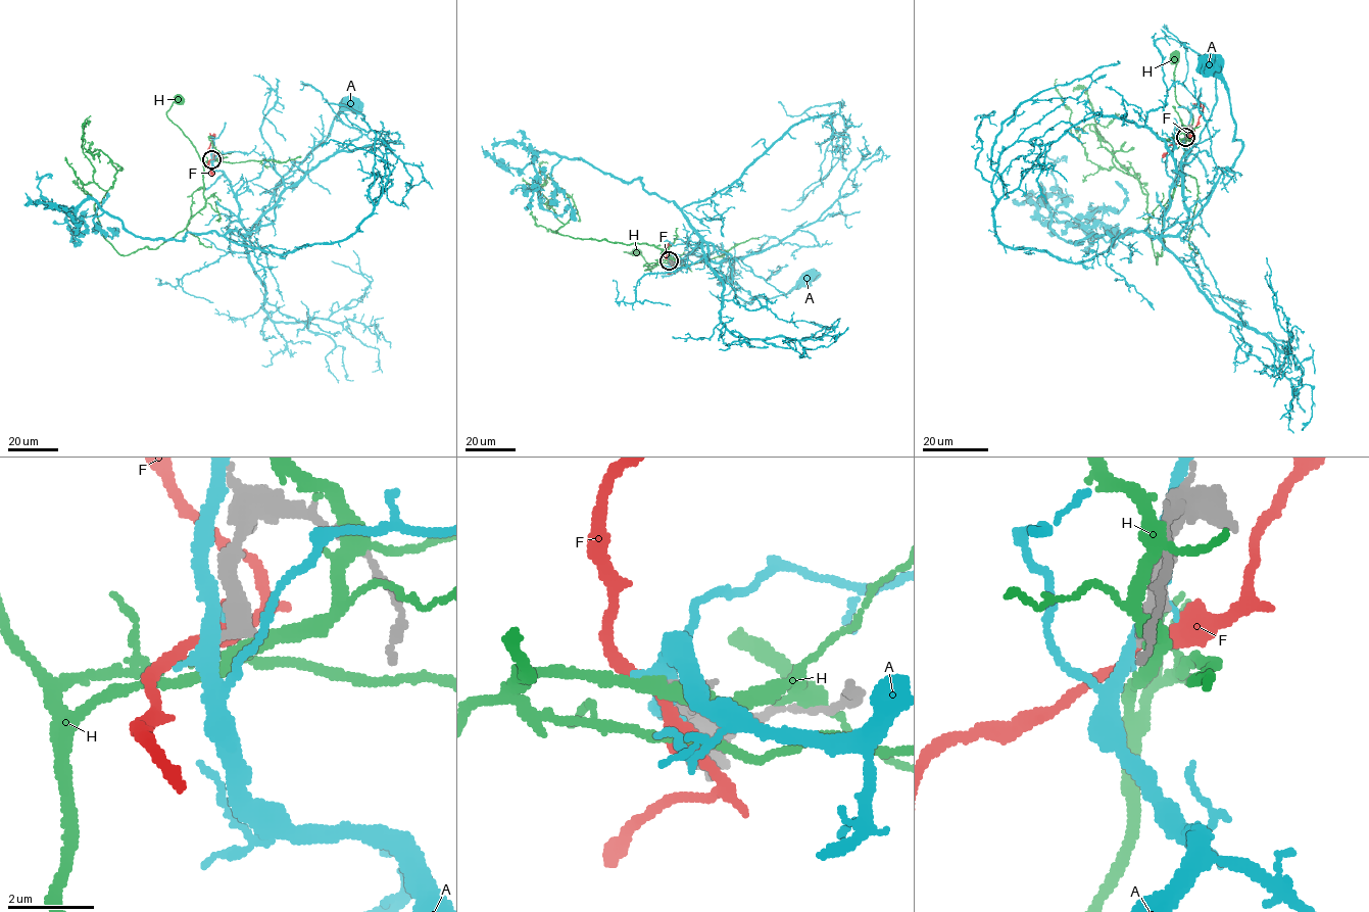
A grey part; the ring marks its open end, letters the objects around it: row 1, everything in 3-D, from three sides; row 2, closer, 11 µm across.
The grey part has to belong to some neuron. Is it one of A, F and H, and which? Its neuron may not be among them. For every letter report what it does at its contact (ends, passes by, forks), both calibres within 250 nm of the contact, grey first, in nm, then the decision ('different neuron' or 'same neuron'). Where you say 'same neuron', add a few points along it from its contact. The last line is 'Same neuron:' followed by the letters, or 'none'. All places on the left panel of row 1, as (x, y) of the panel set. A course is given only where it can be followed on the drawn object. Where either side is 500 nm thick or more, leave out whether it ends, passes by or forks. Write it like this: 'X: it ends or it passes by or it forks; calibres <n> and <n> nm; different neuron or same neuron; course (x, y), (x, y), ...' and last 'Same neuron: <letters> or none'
A: calibres 550 and 320 nm; different neuron
F: it passes by; calibres 280 and 280 nm; different neuron
H: it forks; calibres 440 and 280 nm; different neuron
Same neuron: none

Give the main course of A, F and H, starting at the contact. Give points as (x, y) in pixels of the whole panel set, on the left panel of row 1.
A: (212, 157), (251, 233), (277, 184), (349, 106)
F: (211, 159), (214, 156), (209, 149), (209, 144), (215, 135)
H: (213, 159), (204, 163), (192, 143), (167, 117), (166, 112), (179, 99)

